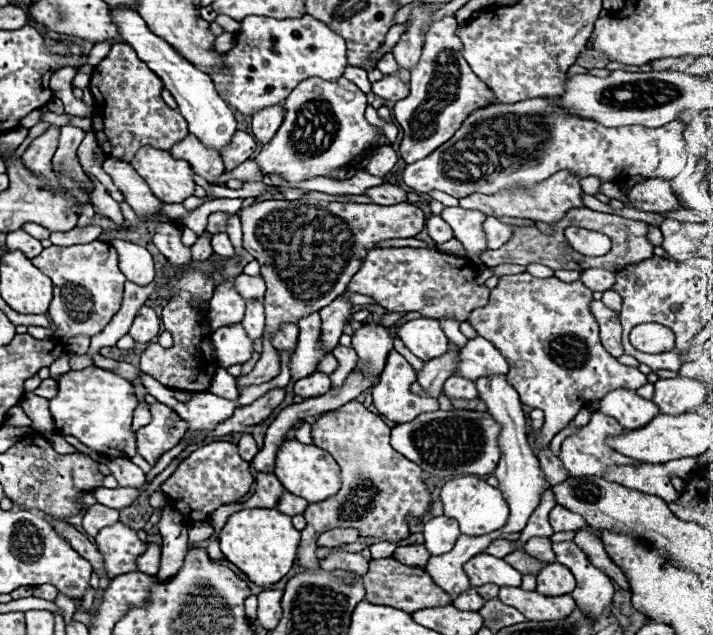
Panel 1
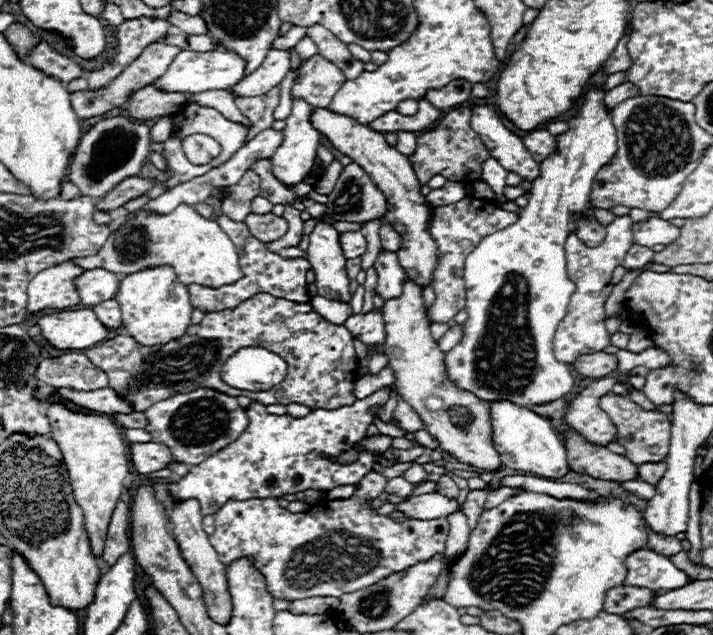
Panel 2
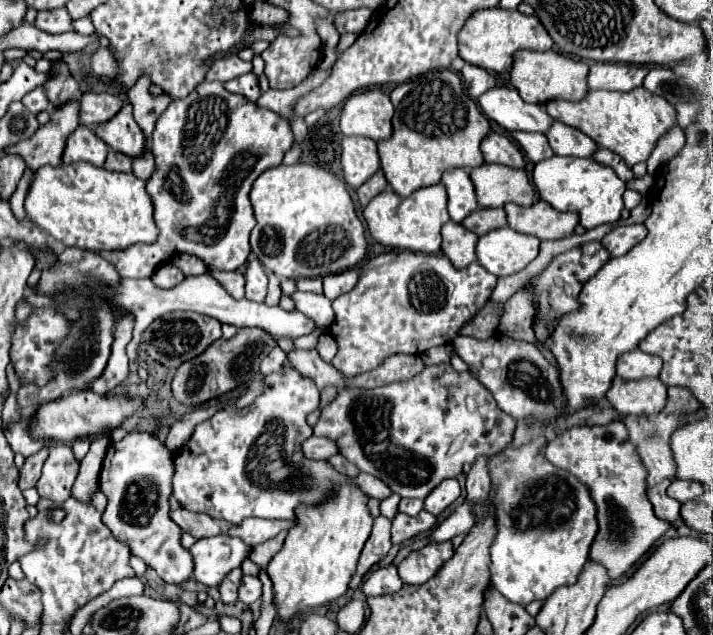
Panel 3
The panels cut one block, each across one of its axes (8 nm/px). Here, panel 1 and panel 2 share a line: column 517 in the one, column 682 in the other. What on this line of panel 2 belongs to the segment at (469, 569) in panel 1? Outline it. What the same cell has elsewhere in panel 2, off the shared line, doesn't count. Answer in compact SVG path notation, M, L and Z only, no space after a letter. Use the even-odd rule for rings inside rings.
M640 550L628 556L626 560L628 576L624 584L636 584L642 588L656 588L656 590L674 590L688 584L688 574L678 570L670 558L652 552Z

